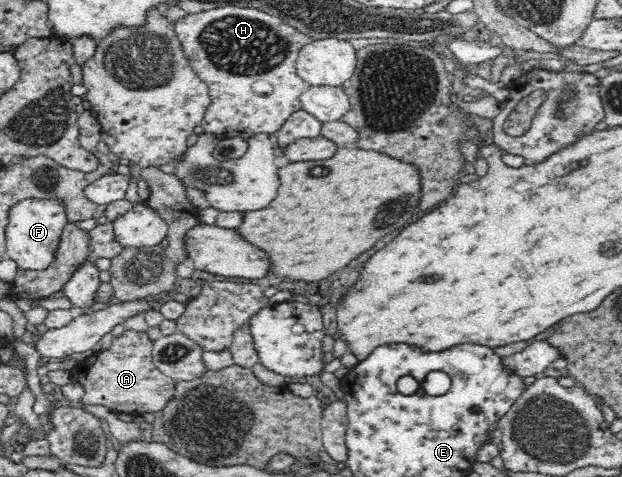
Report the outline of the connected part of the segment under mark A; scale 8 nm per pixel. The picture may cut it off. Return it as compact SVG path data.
M125 330L113 338L112 345L105 351L94 353L72 368L70 373L84 386L84 405L105 405L112 412L132 415L164 410L175 395L177 381L167 377L152 361L152 339L146 331Z

